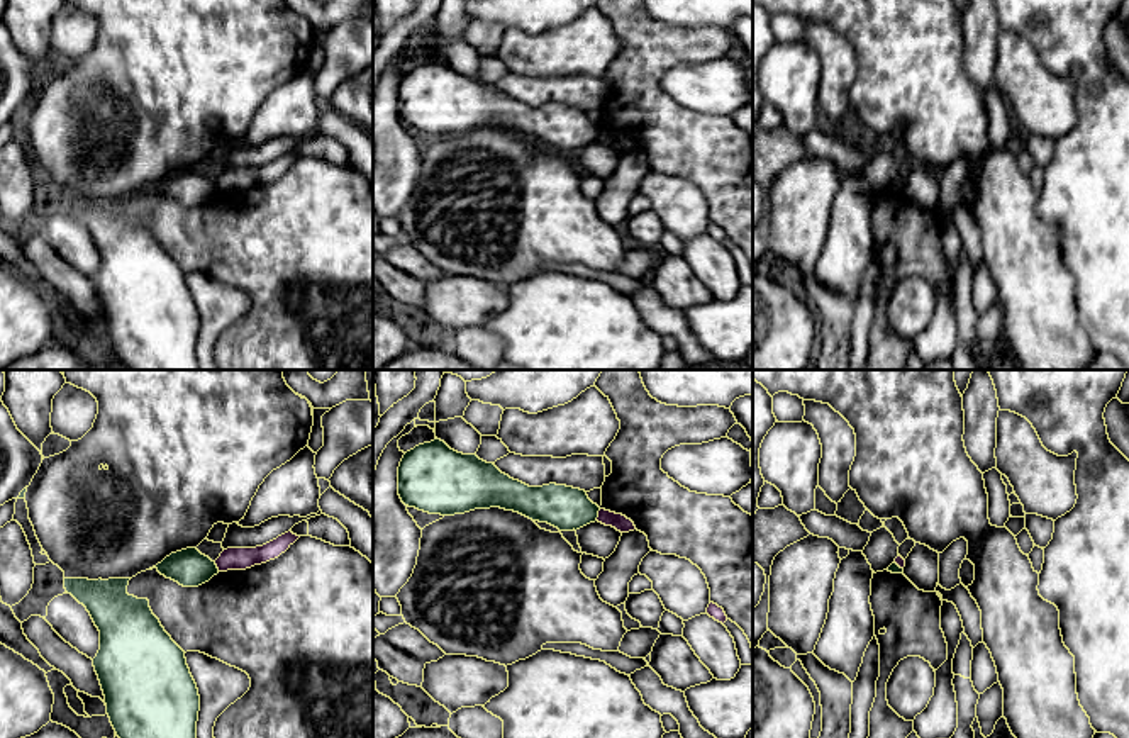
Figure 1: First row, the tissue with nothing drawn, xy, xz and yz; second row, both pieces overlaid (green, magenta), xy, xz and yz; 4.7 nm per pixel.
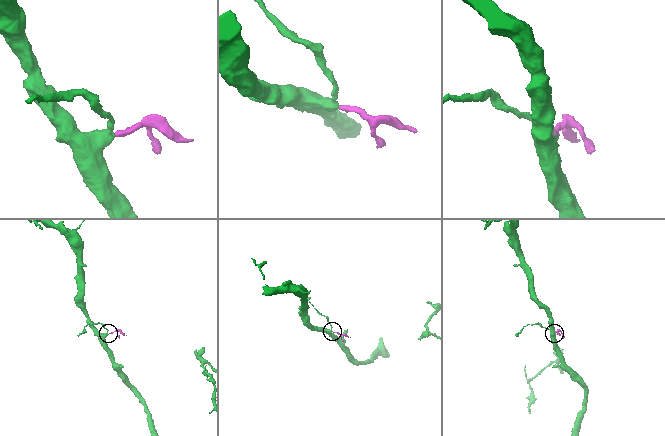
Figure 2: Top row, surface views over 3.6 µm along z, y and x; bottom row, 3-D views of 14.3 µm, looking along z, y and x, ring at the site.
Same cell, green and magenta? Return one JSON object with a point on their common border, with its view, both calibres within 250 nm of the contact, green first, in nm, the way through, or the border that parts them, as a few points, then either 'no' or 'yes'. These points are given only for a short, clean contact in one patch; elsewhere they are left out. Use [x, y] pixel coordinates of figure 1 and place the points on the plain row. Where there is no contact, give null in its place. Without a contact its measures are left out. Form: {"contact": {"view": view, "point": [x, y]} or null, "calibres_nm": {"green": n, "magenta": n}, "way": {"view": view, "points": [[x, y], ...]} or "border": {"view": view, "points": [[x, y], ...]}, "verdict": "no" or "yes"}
{"contact": {"view": "xz", "point": [597, 134]}, "calibres_nm": {"green": 200, "magenta": 80}, "border": {"view": "xz", "points": [[600, 129], [595, 139]]}, "verdict": "no"}

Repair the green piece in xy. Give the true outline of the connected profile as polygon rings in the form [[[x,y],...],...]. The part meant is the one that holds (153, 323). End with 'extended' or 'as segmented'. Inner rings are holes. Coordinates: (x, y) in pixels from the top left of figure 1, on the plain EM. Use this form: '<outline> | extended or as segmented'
[[[64,198],[66,212],[86,227],[100,251],[100,270],[93,278],[93,287],[105,316],[110,343],[131,370],[200,370],[197,360],[200,316],[186,285],[185,271],[164,251],[151,231],[149,221],[127,214],[129,200]]] | as segmented

